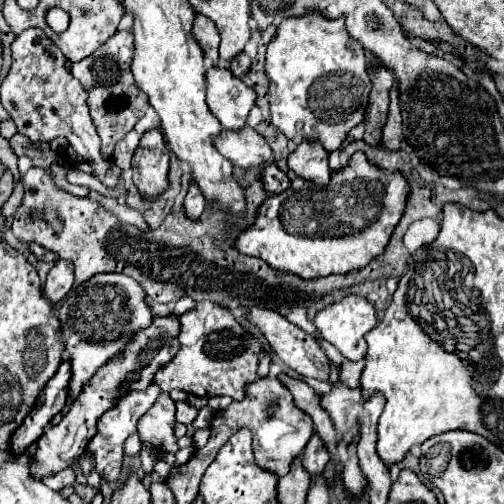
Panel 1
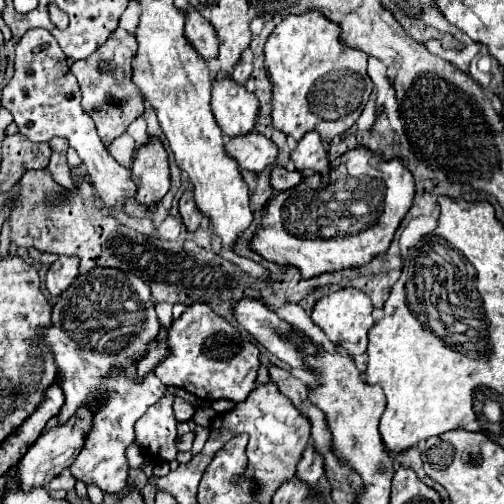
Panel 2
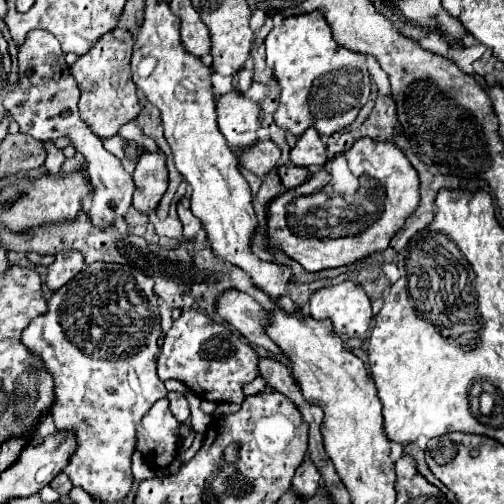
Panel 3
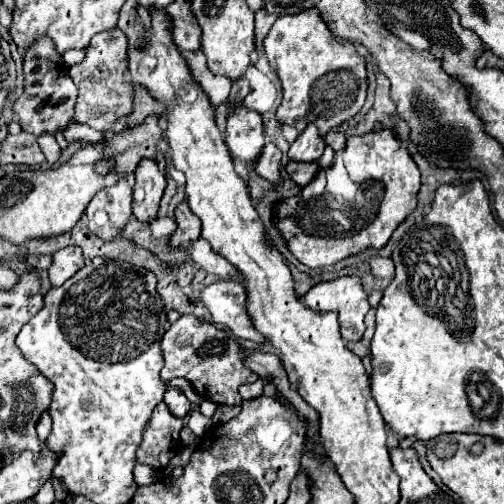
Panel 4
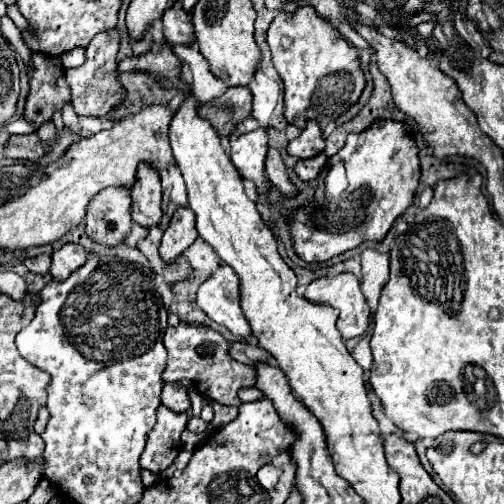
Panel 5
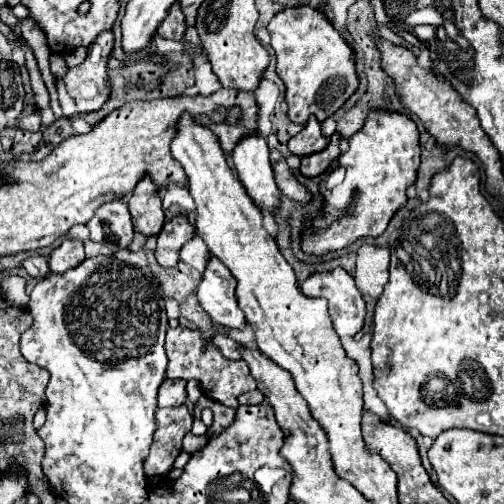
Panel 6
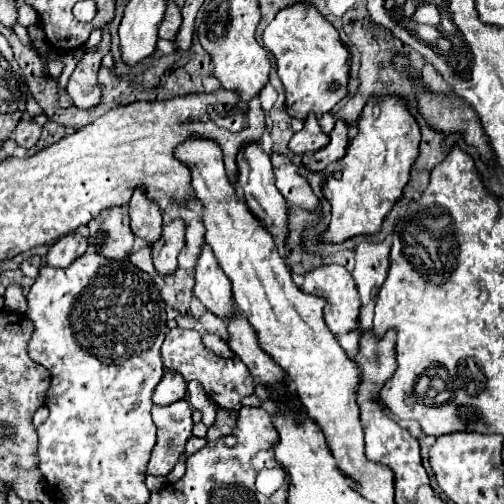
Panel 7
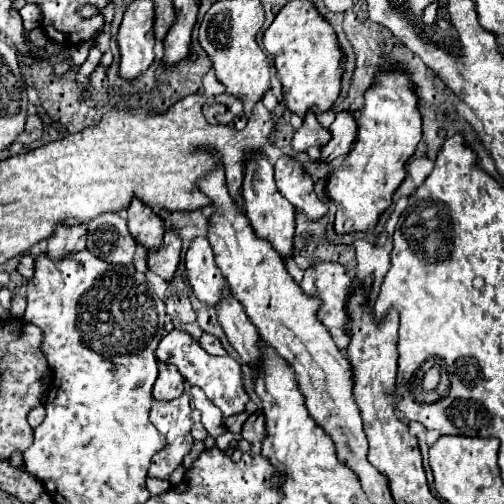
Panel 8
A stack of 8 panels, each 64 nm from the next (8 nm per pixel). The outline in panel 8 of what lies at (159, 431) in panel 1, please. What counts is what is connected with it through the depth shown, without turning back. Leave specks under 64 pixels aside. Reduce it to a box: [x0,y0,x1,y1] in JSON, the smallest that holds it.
[148,392,194,480]

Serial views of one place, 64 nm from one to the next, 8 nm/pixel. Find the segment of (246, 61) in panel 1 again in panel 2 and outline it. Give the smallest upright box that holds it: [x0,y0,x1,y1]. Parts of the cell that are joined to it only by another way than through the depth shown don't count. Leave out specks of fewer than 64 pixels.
[230,60,252,86]

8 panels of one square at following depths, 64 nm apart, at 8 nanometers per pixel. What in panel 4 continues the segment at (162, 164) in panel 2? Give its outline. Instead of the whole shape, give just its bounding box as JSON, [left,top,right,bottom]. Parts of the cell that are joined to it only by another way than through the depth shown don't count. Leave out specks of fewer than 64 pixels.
[132,160,166,222]

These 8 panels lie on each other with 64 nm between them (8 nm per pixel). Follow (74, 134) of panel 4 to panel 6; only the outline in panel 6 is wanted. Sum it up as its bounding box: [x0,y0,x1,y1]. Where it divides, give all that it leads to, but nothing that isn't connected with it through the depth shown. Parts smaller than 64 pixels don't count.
[56,78,78,118]

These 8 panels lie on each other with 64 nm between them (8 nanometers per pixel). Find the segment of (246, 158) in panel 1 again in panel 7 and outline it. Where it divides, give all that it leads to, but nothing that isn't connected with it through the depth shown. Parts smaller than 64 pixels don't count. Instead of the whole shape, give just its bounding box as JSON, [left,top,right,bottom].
[272,154,320,212]

